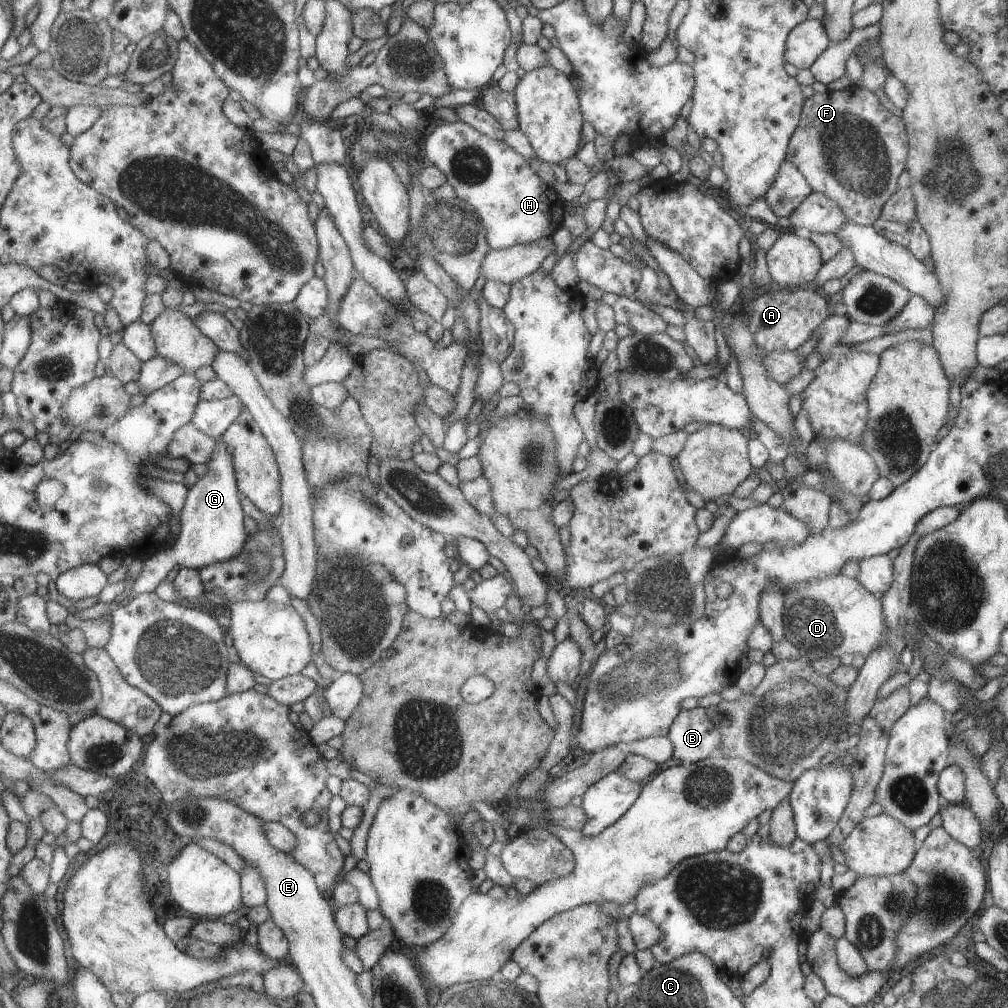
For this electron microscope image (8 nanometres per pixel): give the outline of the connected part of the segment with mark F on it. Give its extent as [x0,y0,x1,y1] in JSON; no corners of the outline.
[784,84,908,227]

